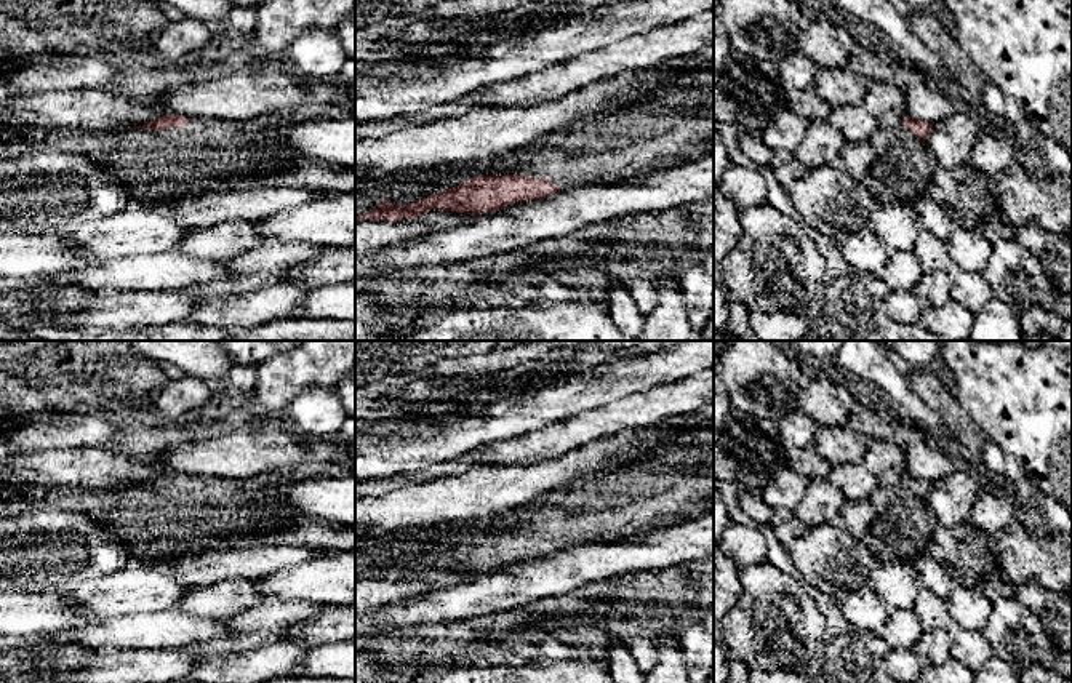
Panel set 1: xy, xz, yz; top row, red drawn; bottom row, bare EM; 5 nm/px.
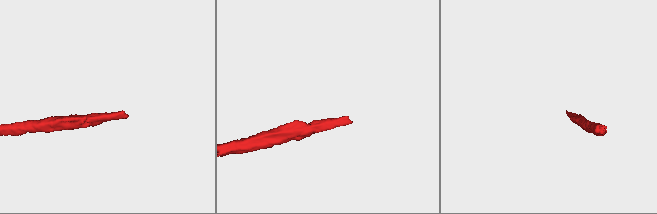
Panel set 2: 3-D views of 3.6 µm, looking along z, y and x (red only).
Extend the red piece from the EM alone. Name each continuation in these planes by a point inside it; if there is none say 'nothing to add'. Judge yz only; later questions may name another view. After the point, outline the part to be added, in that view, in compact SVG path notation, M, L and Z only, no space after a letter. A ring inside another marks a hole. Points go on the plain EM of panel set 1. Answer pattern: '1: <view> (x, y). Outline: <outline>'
1: yz (903, 527). Outline: M906 485L878 486L872 496L874 521L861 539L875 560L910 565L926 553L936 515Z

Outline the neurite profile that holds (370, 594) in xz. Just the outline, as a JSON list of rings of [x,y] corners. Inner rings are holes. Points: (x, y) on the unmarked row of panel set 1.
[[[427,568],[416,577],[402,576],[400,579],[355,579],[355,614],[376,609],[386,603],[402,598],[418,597],[427,590],[446,589],[454,584],[467,582],[483,573],[464,573],[456,569]]]

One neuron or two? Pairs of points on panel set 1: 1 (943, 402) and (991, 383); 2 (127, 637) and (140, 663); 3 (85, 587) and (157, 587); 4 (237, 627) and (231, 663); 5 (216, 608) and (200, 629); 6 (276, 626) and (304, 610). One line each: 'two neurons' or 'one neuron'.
1: two neurons
2: two neurons
3: one neuron
4: two neurons
5: two neurons
6: one neuron

